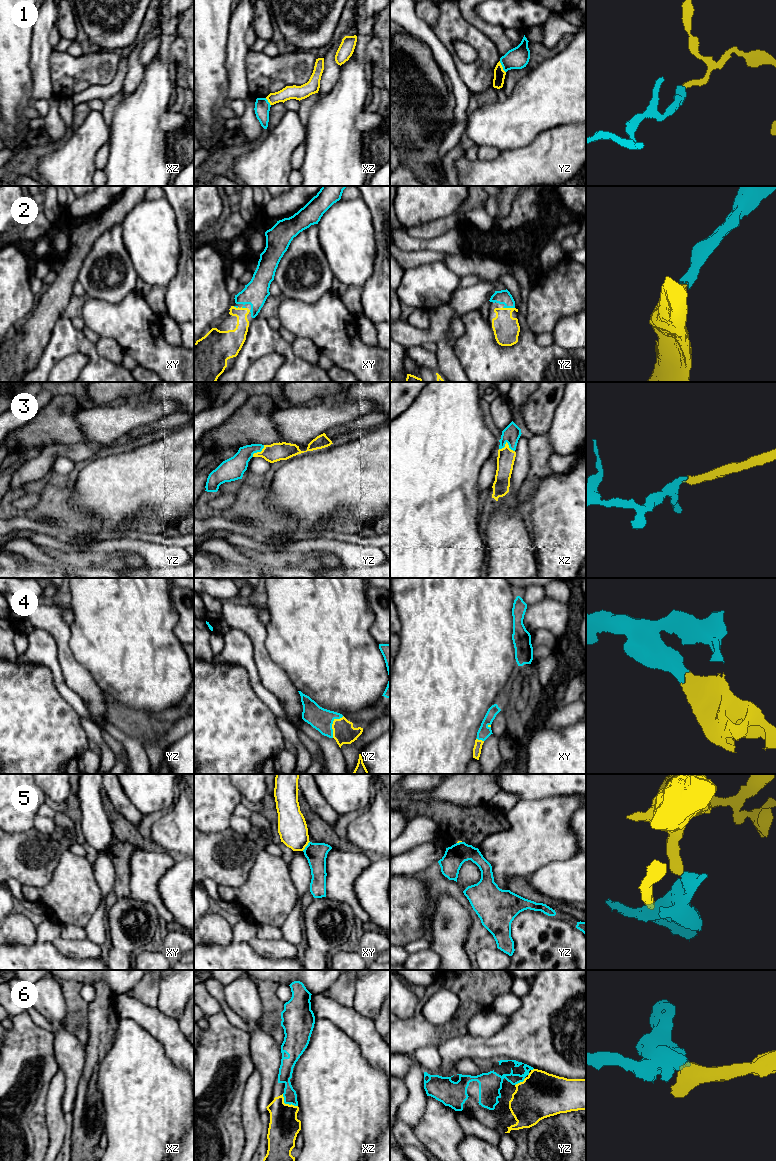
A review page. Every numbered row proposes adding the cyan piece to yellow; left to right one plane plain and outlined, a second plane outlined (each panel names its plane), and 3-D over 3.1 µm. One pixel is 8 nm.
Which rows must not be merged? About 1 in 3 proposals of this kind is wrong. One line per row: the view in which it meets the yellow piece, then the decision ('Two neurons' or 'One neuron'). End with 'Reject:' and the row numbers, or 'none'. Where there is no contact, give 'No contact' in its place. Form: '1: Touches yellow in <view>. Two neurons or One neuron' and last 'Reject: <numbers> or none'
1: Touches yellow in yz. Two neurons
2: Touches yellow in yz. One neuron
3: Touches yellow in xz. One neuron
4: Touches yellow in yz. One neuron
5: Touches yellow in xy. Two neurons
6: Touches yellow in xz. One neuron
Reject: 1, 5

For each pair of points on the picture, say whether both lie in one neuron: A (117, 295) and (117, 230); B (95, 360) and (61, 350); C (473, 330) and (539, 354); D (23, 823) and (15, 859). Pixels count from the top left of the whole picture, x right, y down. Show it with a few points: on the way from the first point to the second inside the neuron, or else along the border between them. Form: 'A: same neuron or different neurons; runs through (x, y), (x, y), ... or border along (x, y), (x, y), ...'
A: same neuron; runs through (125, 279), (126, 263), (117, 246)
B: same neuron; runs through (87, 351), (84, 348), (70, 348)
C: same neuron; runs through (489, 346), (497, 354), (523, 354)
D: different neurons; border along (33, 826), (25, 831), (10, 833)

